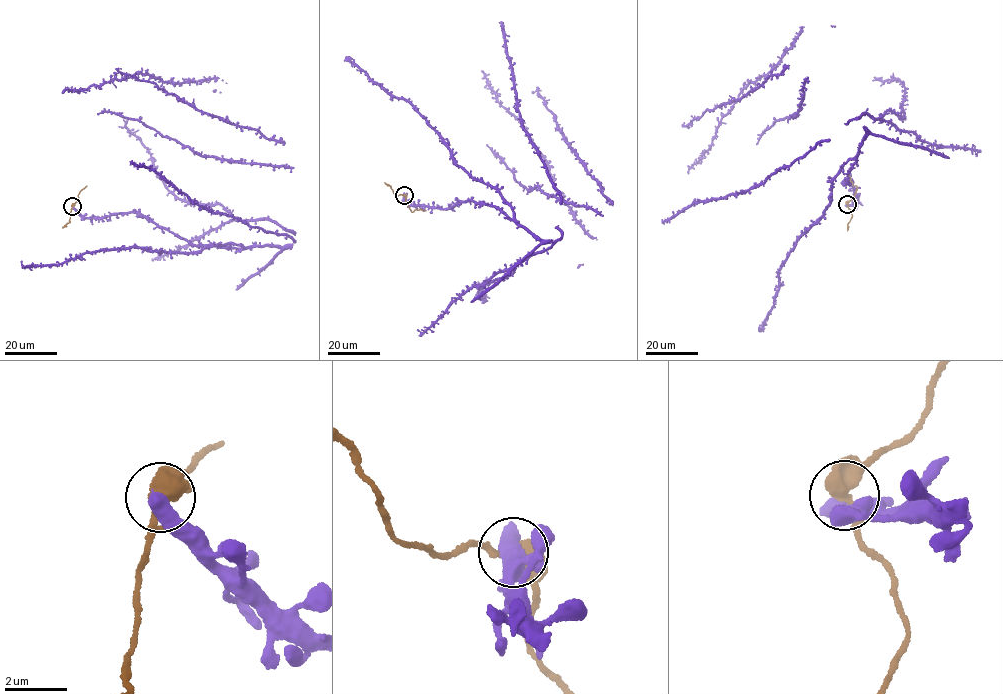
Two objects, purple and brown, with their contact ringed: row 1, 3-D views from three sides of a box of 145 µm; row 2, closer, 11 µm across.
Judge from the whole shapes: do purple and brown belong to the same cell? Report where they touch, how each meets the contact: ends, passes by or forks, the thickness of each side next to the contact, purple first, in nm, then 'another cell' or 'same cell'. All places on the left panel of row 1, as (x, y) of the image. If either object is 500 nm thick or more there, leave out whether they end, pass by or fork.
at (72, 206); 500 nm thick on the purple side, 440 nm on the other; another cell

